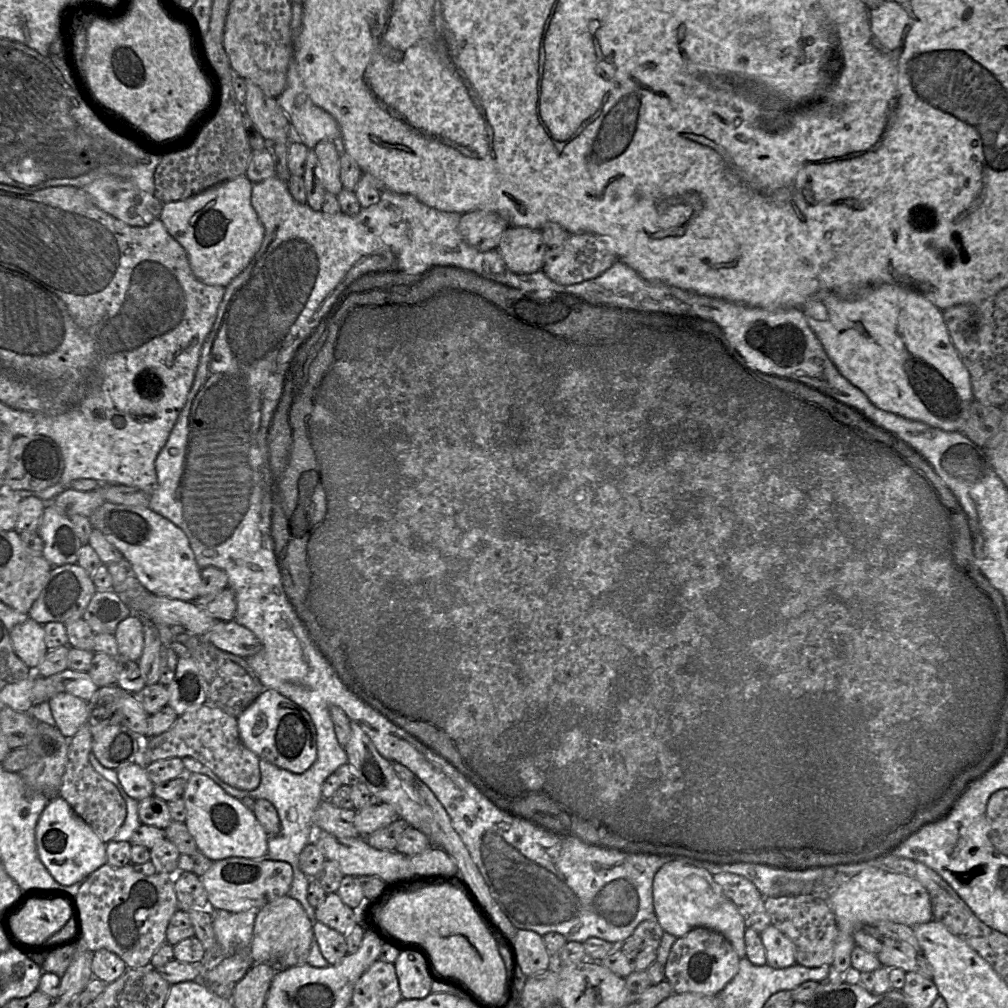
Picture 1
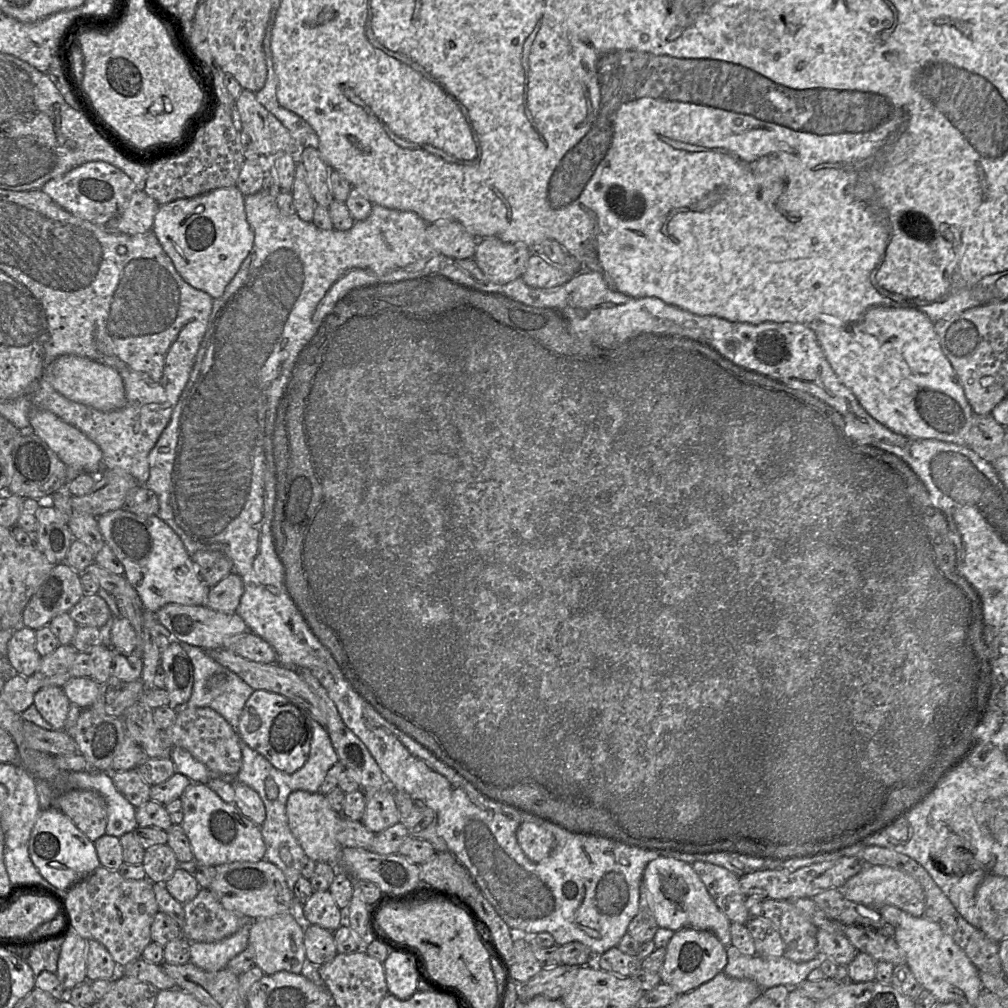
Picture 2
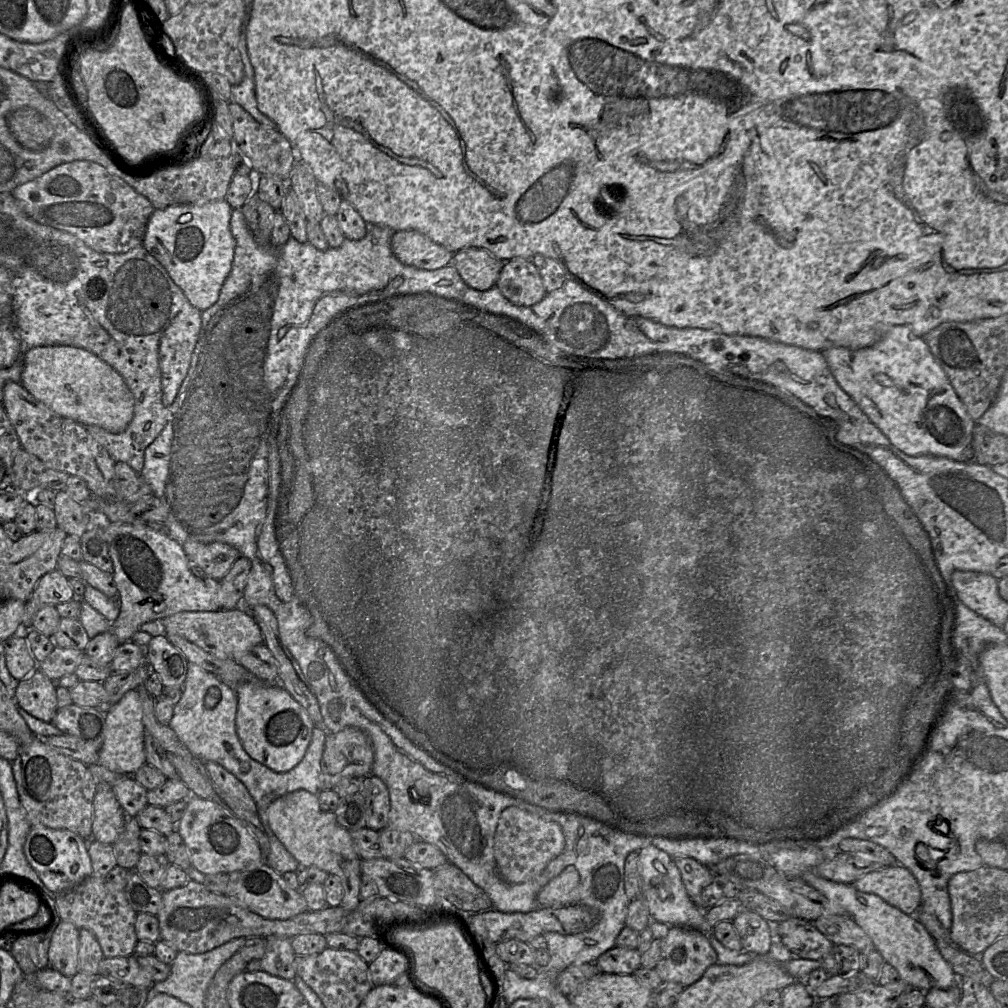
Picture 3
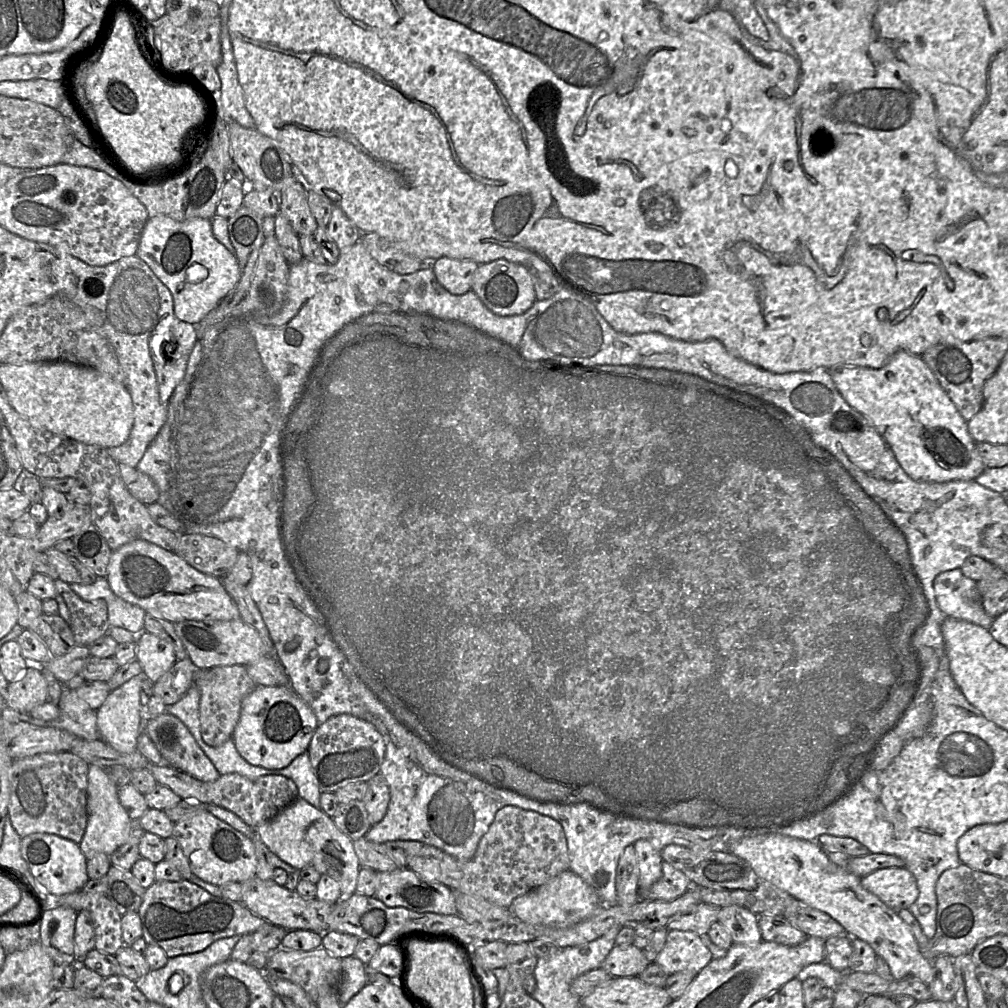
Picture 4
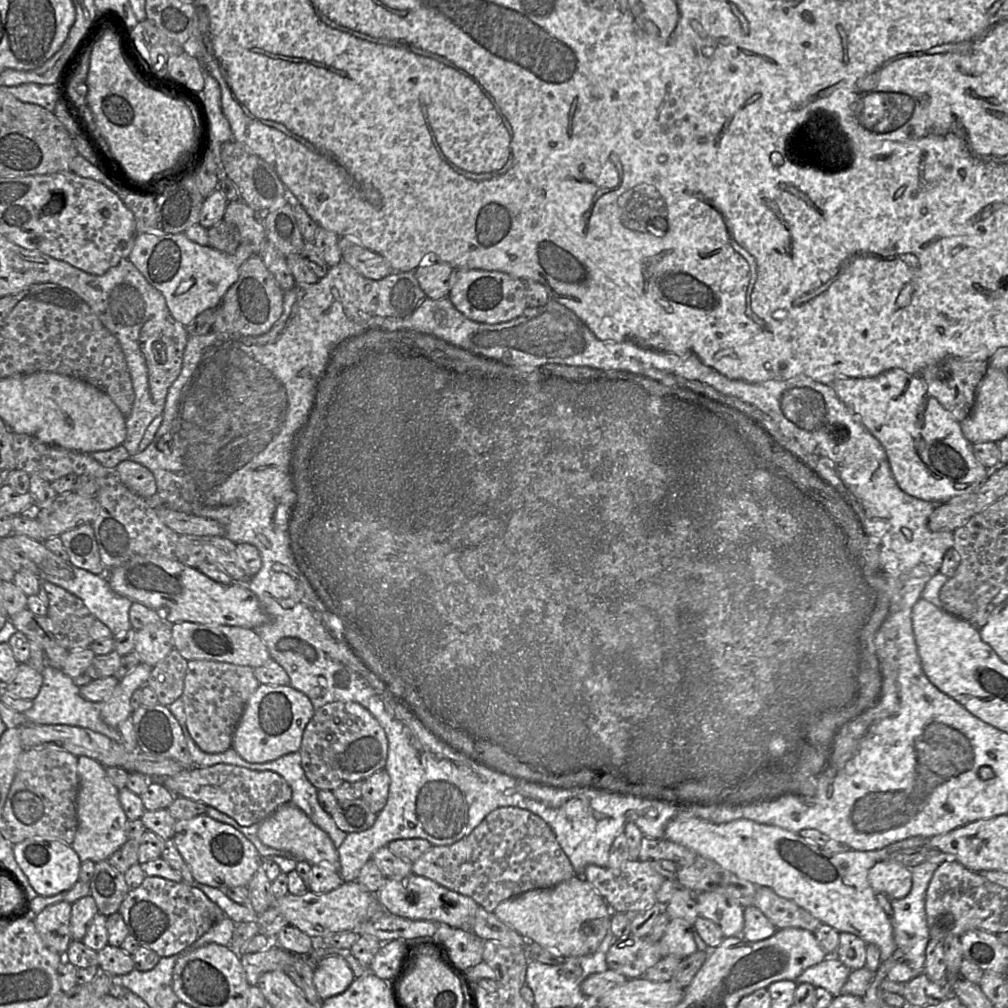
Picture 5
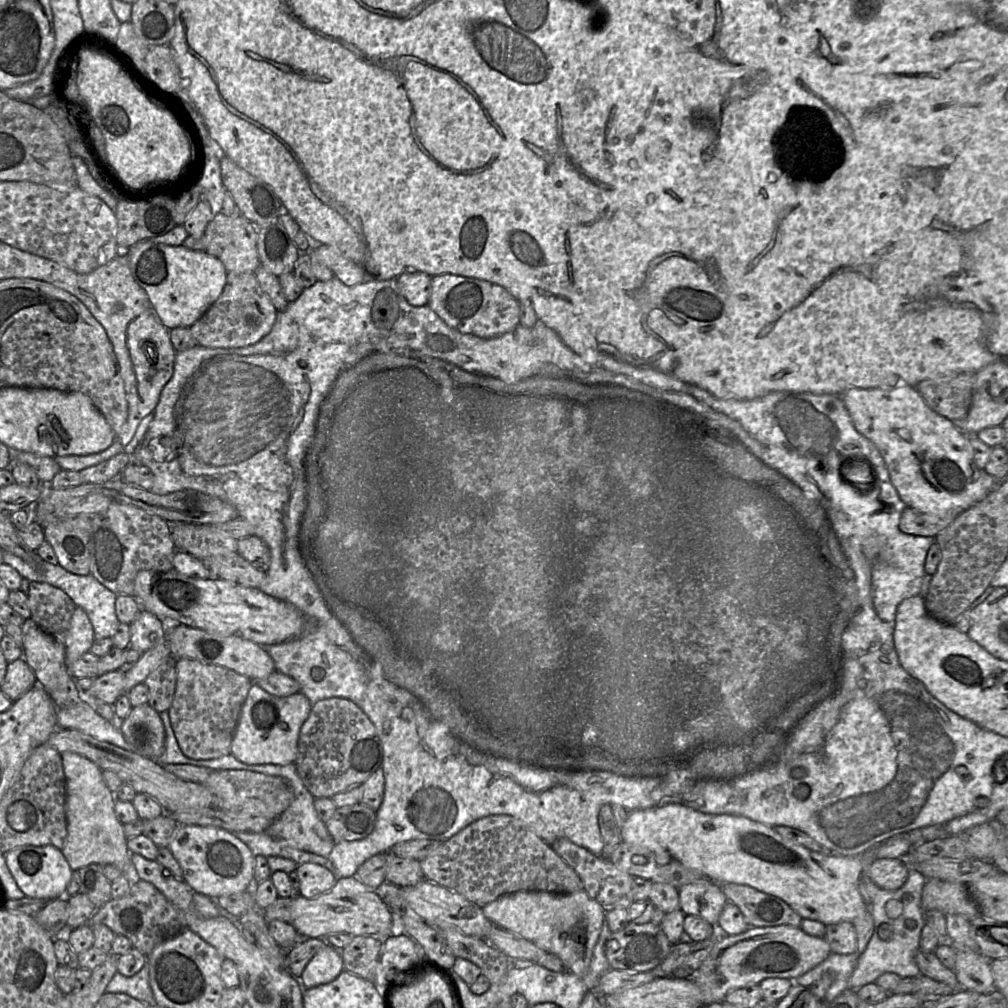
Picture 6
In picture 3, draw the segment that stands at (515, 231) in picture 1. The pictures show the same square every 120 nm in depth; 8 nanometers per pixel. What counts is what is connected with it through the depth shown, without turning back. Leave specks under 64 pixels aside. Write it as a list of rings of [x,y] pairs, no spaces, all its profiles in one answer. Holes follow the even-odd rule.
[[[470,247],[454,253],[449,264],[455,267],[467,286],[486,291],[496,285],[503,261],[483,248]]]

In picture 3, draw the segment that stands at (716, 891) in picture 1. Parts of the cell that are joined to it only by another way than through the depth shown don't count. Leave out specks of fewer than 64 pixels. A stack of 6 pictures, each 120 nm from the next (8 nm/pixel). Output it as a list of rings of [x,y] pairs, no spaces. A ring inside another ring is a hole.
[[[653,845],[643,847],[638,852],[638,857],[640,859],[643,890],[652,921],[665,923],[669,926],[691,928],[711,935],[713,927],[707,922],[704,910],[699,908],[689,897],[680,871],[672,857]]]

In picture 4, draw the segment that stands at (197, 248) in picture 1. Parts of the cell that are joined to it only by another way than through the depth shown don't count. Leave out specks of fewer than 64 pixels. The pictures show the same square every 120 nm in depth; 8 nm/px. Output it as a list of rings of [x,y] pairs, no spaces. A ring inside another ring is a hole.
[[[169,216],[150,217],[136,253],[171,292],[175,316],[194,325],[201,322],[241,278],[237,258],[214,236],[211,220],[177,221]]]

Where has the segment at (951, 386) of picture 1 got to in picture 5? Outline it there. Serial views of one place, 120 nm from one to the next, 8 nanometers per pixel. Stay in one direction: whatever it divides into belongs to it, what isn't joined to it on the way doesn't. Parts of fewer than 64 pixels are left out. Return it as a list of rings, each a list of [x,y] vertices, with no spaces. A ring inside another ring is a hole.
[[[891,369],[874,377],[838,378],[831,386],[881,443],[892,475],[906,494],[942,504],[974,491],[986,480],[989,470],[975,457],[973,444],[963,435],[960,423],[928,394],[920,374]]]

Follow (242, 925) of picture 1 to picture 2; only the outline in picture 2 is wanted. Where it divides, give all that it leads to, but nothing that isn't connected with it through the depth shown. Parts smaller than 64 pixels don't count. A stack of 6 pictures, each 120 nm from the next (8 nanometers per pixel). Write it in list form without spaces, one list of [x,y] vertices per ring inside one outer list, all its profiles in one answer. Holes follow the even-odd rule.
[[[246,924],[233,935],[217,942],[191,942],[189,963],[208,972],[224,969],[231,959],[248,947],[250,929],[251,924]]]

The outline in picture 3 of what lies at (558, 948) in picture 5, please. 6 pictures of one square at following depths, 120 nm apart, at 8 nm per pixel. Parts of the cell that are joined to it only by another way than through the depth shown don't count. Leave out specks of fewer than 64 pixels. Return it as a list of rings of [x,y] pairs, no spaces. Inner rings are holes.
[[[567,866],[551,879],[538,893],[540,908],[560,908],[578,904],[580,900],[580,874],[574,866]]]

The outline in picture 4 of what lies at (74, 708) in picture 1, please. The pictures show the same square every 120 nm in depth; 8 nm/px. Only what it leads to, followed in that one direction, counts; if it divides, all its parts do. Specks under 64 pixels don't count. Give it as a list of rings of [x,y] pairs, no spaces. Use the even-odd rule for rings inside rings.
[[[27,667],[21,677],[8,685],[7,705],[17,712],[29,713],[47,701],[47,681],[42,672],[34,667]]]

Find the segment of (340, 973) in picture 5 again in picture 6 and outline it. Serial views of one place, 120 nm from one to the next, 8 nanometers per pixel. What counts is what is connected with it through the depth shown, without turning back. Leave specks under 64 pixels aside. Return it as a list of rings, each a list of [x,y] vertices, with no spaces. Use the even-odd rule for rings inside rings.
[[[327,944],[309,961],[299,981],[304,989],[333,981],[344,970],[340,950]]]

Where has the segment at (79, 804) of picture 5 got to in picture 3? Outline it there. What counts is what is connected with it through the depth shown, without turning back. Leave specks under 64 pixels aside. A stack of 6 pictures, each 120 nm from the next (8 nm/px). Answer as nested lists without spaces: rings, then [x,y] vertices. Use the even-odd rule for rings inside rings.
[[[98,783],[93,802],[92,839],[106,844],[117,840],[126,823],[126,813],[113,787]]]

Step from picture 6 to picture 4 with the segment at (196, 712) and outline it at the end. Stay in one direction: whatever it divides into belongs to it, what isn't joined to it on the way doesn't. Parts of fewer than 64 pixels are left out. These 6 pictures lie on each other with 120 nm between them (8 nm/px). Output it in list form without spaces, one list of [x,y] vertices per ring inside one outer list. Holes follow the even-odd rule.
[[[244,665],[217,666],[217,667],[213,667],[213,668],[209,668],[209,669],[198,669],[198,670],[203,670],[203,672],[201,674],[199,674],[197,671],[195,673],[195,685],[198,687],[199,691],[200,691],[199,719],[200,719],[201,736],[202,736],[204,742],[206,744],[208,744],[209,746],[219,747],[233,737],[234,730],[235,730],[236,725],[240,718],[242,701],[247,695],[249,695],[257,687],[257,685],[254,683],[254,681],[248,675],[246,666],[244,666]]]

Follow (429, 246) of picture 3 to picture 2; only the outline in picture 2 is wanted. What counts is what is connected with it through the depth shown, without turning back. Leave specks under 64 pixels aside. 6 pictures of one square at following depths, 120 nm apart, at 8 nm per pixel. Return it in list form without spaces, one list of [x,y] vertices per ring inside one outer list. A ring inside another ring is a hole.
[[[448,221],[429,224],[426,240],[437,252],[454,259],[473,258],[479,239],[460,223]]]

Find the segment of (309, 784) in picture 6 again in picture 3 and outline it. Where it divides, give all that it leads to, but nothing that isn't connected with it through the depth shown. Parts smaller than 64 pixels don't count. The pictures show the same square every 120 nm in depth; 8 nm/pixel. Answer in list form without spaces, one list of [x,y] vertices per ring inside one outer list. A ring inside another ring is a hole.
[[[346,727],[337,733],[329,733],[321,759],[319,782],[322,790],[332,790],[345,778],[364,778],[372,772],[374,749],[369,736],[356,727]]]

